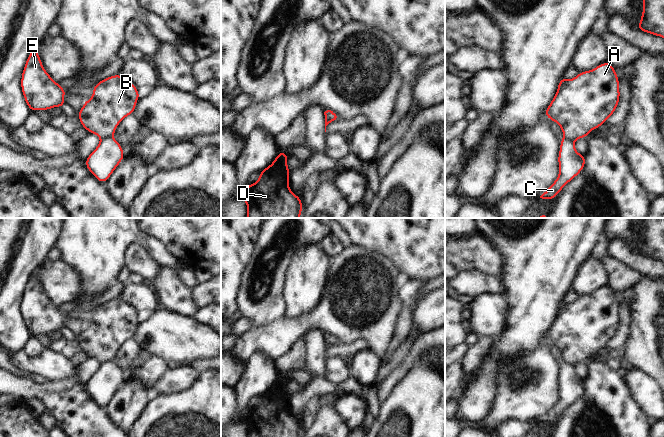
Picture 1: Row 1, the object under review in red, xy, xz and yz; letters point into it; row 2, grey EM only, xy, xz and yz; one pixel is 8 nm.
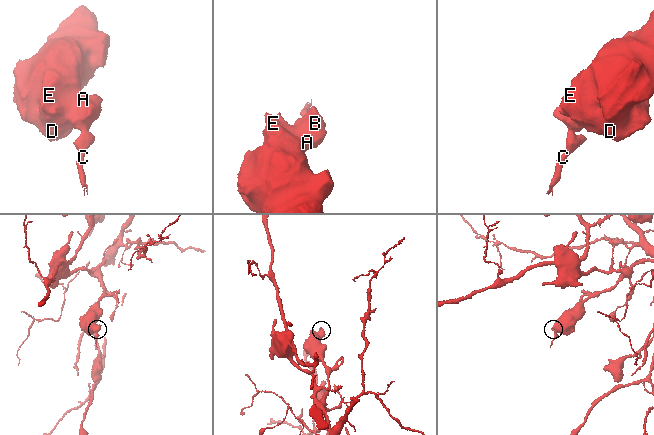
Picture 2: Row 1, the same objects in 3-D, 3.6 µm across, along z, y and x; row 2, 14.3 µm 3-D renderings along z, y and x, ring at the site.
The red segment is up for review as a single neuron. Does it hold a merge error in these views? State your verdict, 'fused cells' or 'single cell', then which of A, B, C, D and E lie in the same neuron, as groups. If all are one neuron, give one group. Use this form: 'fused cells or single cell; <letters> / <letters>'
fused cells; A B D E / C

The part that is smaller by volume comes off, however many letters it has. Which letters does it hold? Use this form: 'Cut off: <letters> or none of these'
Cut off: C

